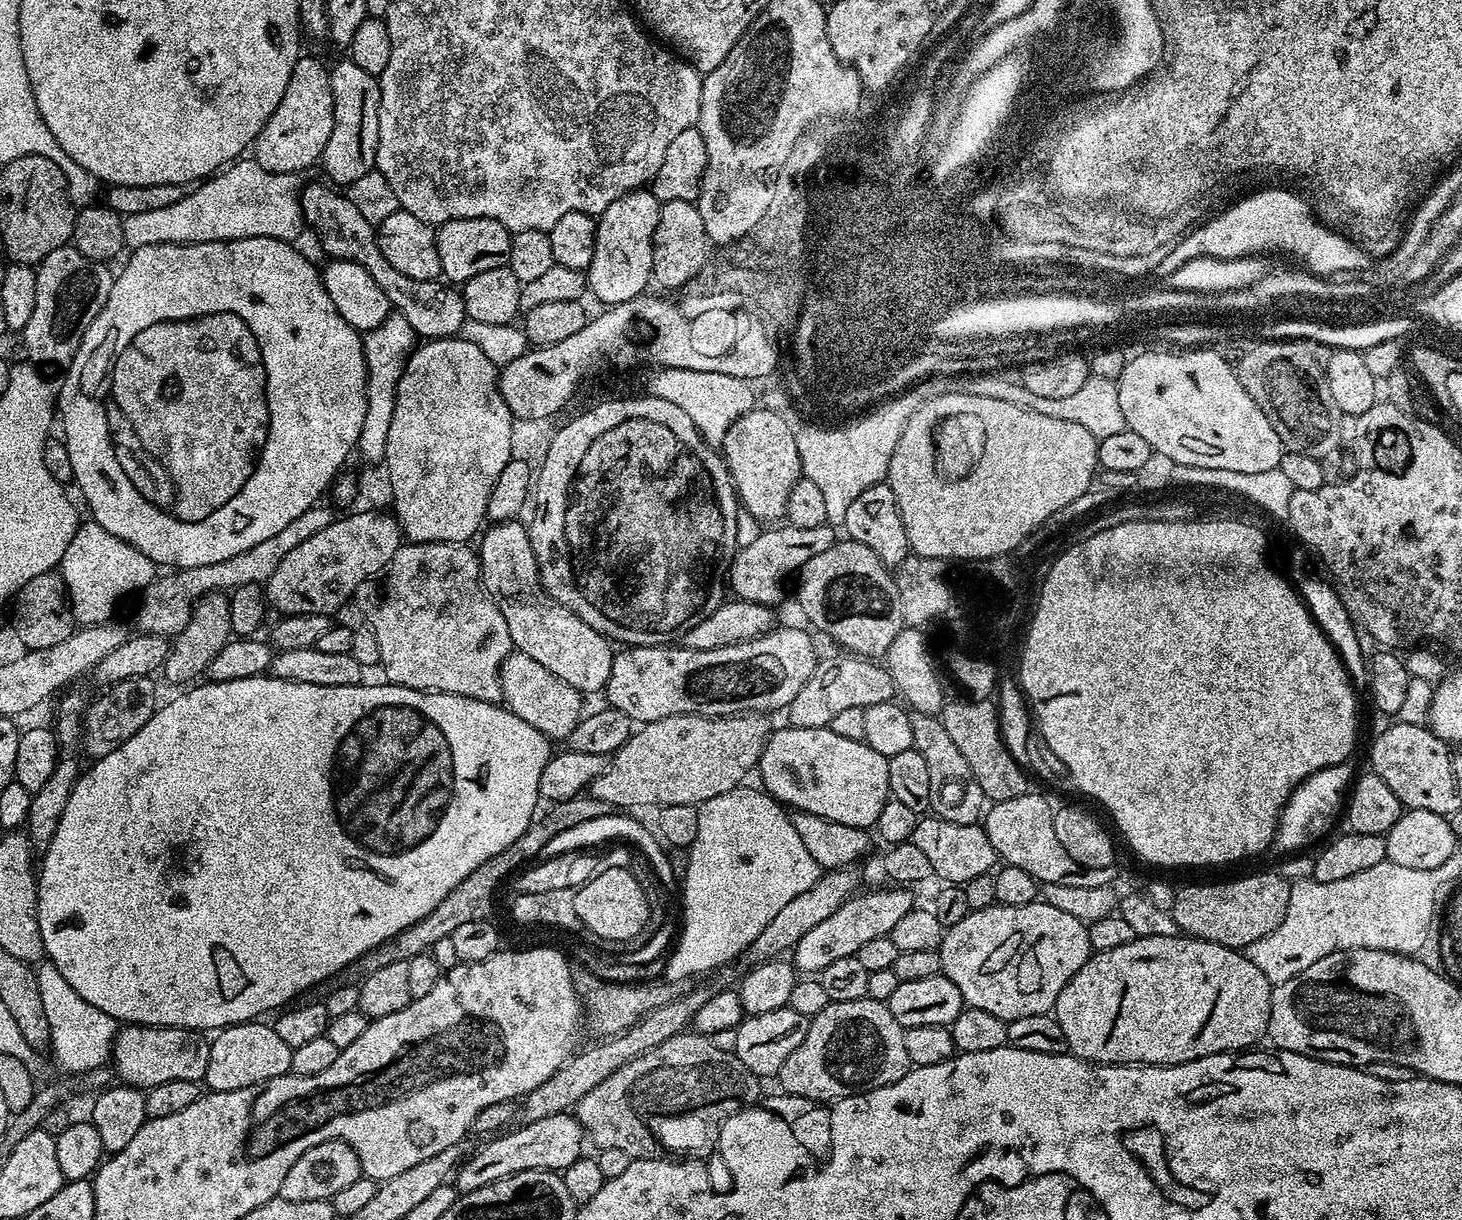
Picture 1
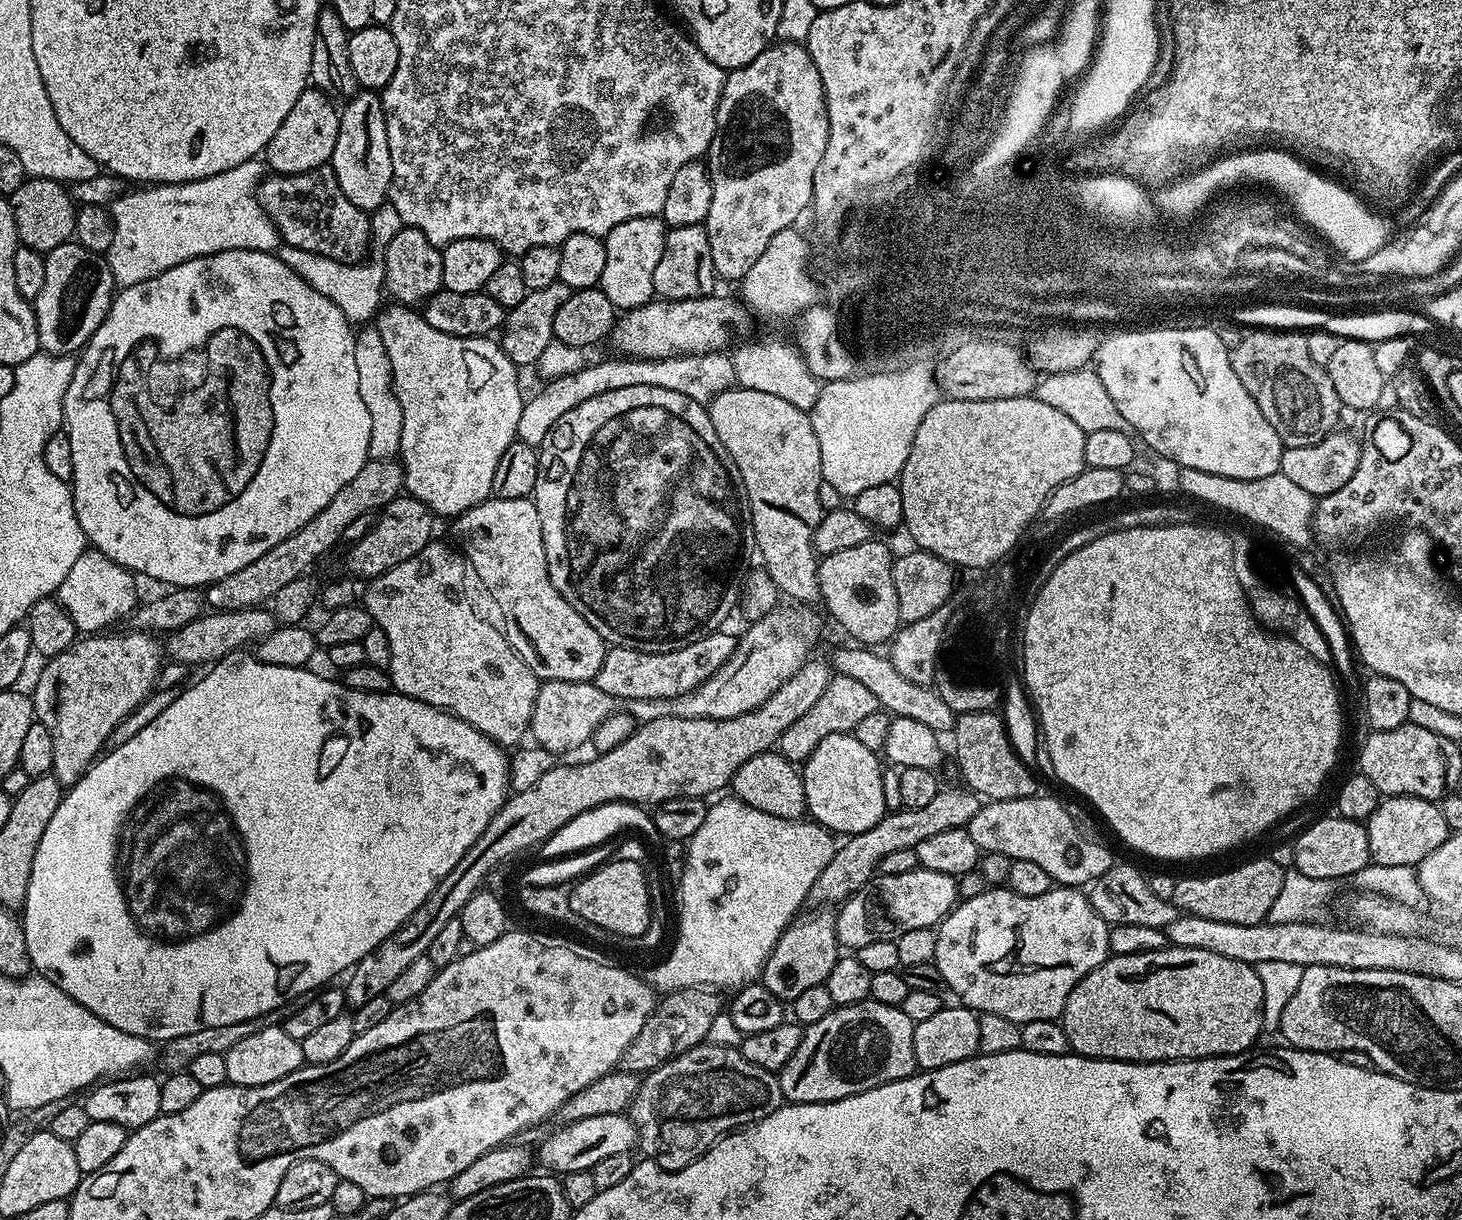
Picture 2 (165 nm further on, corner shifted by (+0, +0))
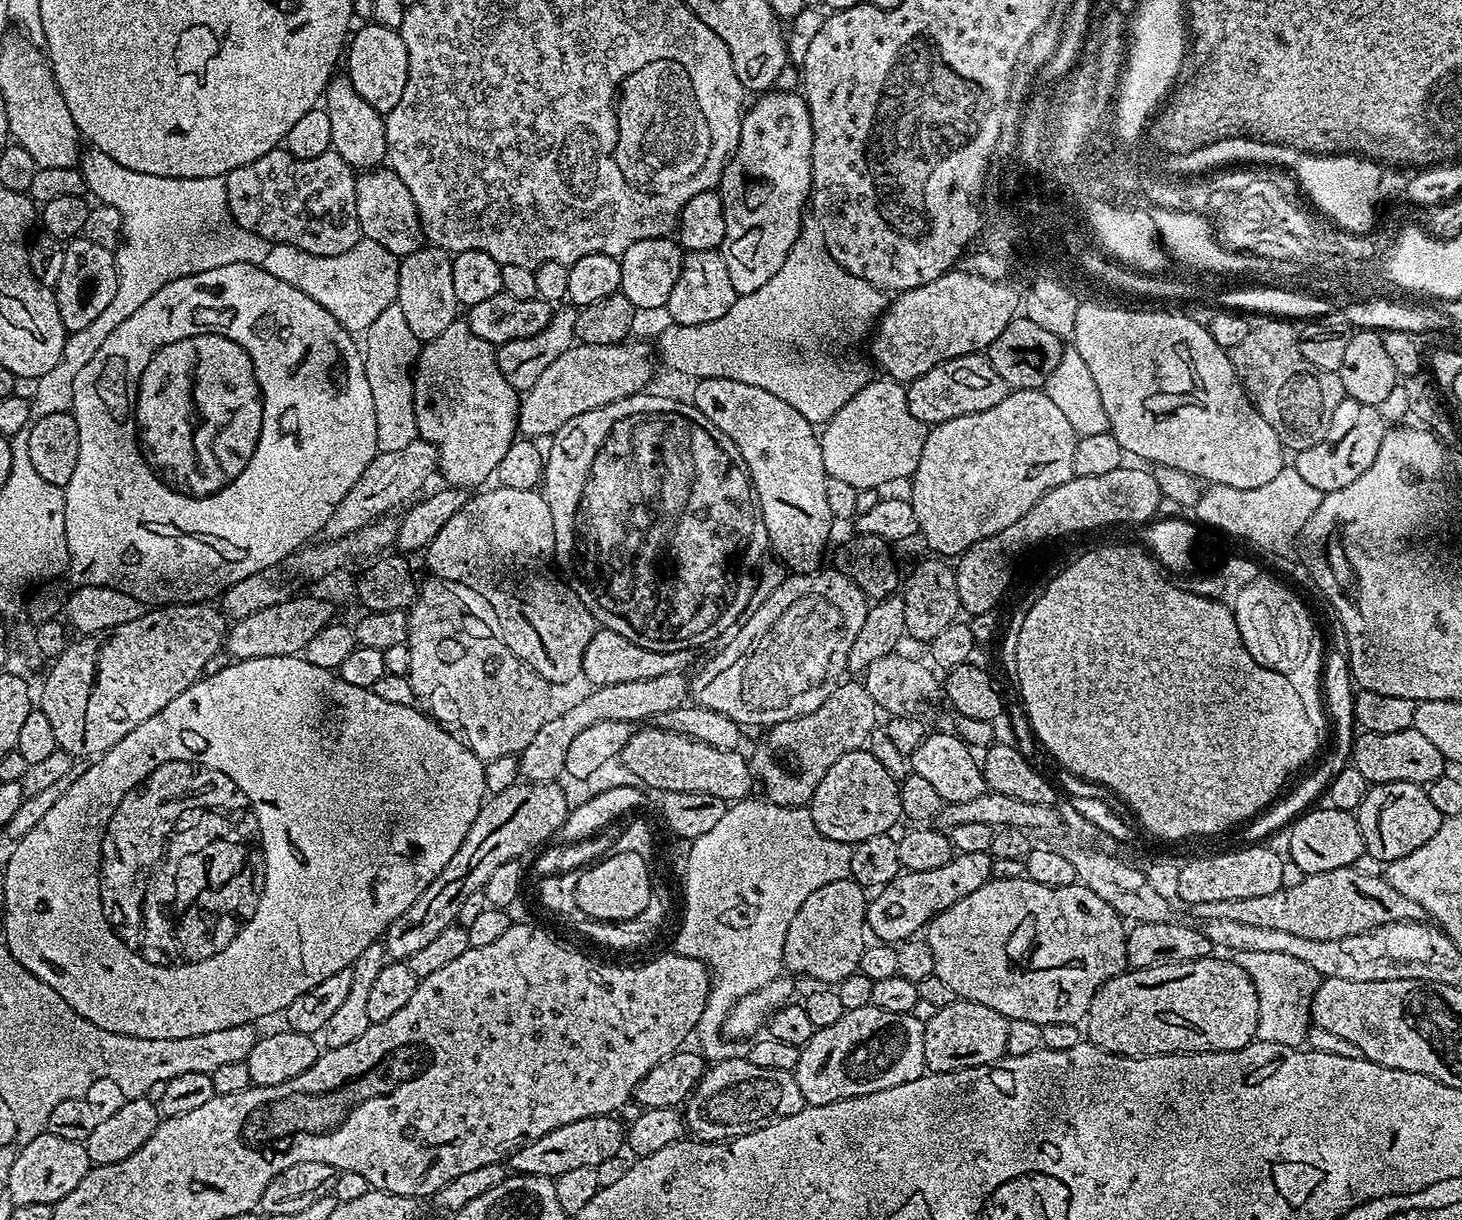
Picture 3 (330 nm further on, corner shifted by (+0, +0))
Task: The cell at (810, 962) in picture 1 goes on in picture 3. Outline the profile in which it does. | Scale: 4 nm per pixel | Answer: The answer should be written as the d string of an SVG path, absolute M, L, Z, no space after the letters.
M960 852L953 855L952 861L946 866L938 866L938 870L926 870L925 872L905 871L894 882L884 885L867 901L867 931L872 932L877 941L891 944L893 946L900 943L901 940L911 940L917 935L916 932L925 927L929 920L939 912L945 912L950 906L962 902L966 894L974 894L983 884L993 879L991 874L992 857L986 852Z

